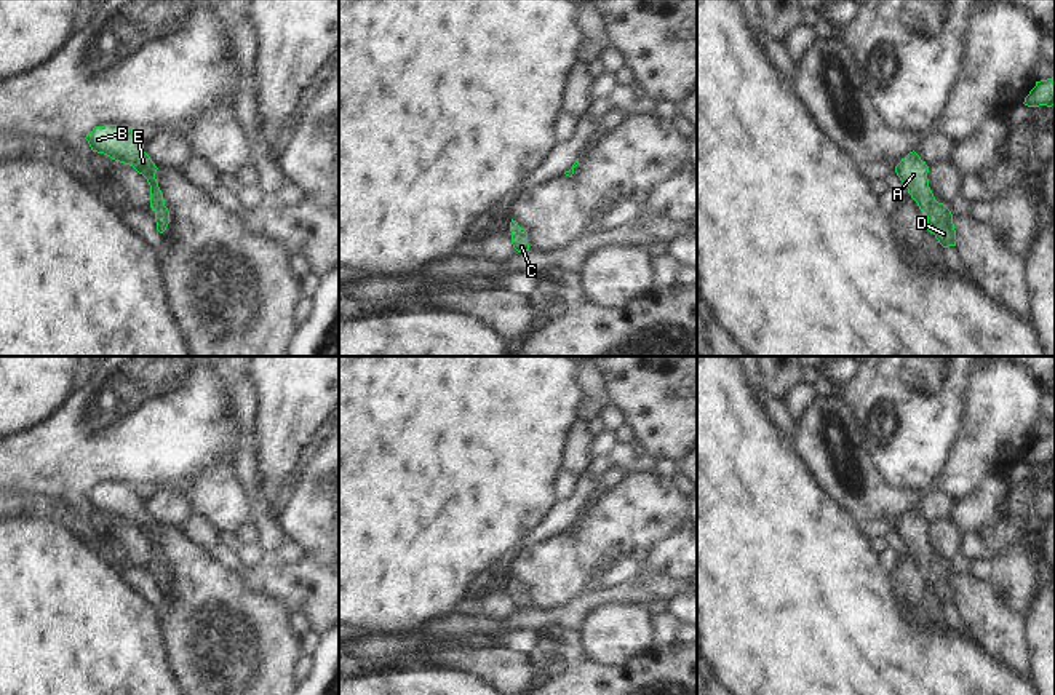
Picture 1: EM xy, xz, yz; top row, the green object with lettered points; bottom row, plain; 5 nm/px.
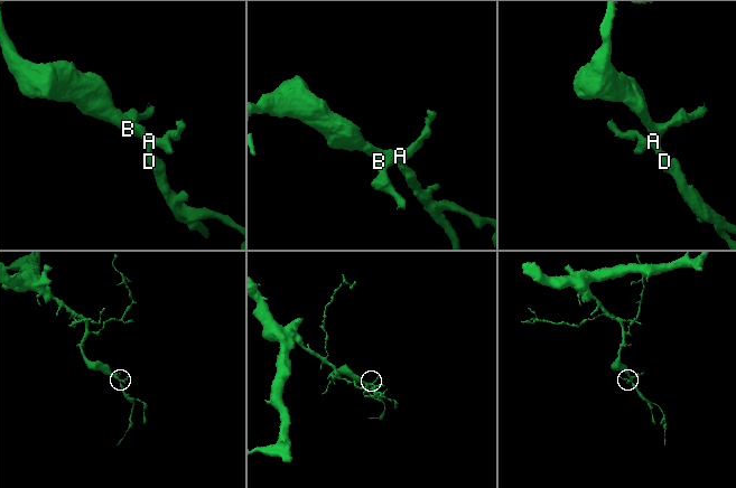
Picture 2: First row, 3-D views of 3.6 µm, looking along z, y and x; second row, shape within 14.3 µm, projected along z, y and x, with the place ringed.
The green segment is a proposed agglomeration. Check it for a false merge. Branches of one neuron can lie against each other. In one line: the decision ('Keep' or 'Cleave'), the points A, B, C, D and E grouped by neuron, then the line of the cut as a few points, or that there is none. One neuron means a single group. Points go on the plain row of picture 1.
Keep. Groups: A B C D E. No split

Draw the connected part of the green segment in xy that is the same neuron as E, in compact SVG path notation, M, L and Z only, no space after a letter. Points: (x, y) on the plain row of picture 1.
M94 484L85 495L93 510L104 511L115 519L133 524L150 543L150 566L155 570L157 588L163 591L169 582L169 569L155 537L157 524L144 510L144 500L128 484Z

